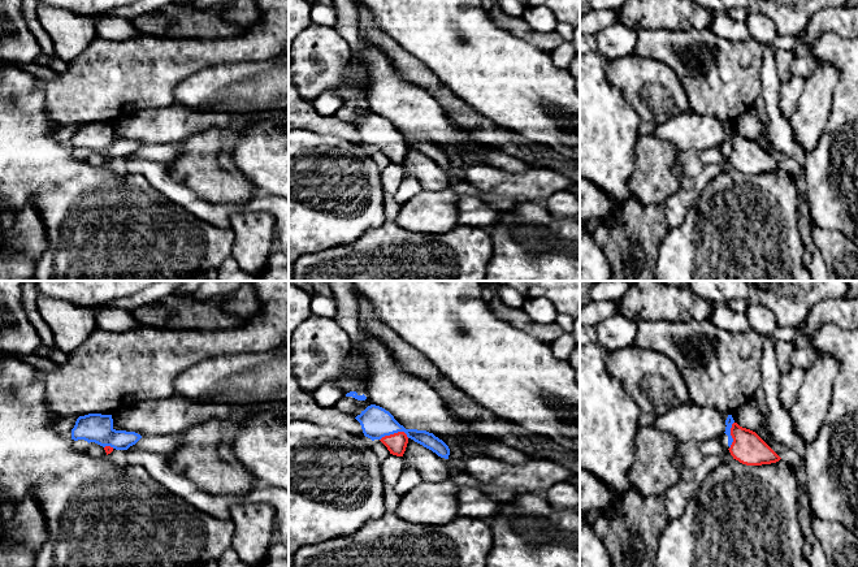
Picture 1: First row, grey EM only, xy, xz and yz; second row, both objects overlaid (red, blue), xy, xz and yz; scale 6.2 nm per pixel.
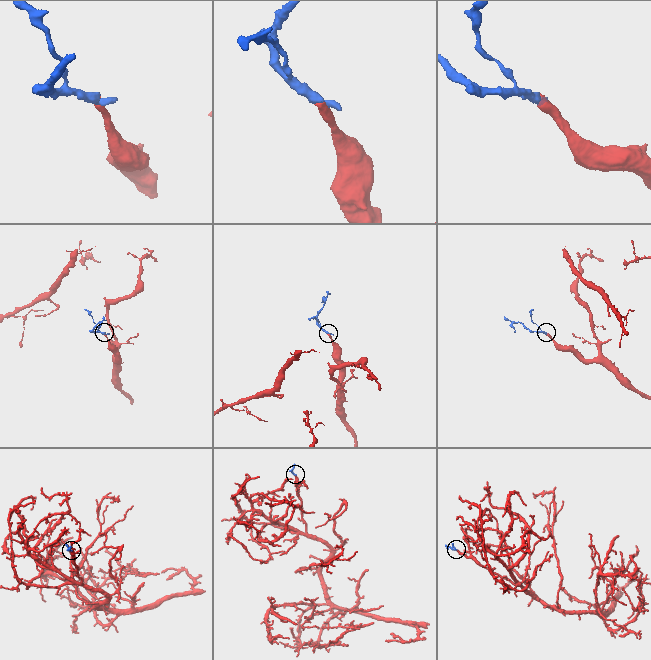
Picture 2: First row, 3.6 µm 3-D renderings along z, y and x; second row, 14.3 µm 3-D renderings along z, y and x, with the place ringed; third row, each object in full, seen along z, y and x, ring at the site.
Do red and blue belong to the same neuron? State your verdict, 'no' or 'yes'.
yes

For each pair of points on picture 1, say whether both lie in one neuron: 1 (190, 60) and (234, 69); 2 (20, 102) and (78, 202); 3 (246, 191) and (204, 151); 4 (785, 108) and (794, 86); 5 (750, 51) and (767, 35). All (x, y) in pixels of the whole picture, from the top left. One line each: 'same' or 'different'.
1: different
2: same
3: same
4: same
5: different

